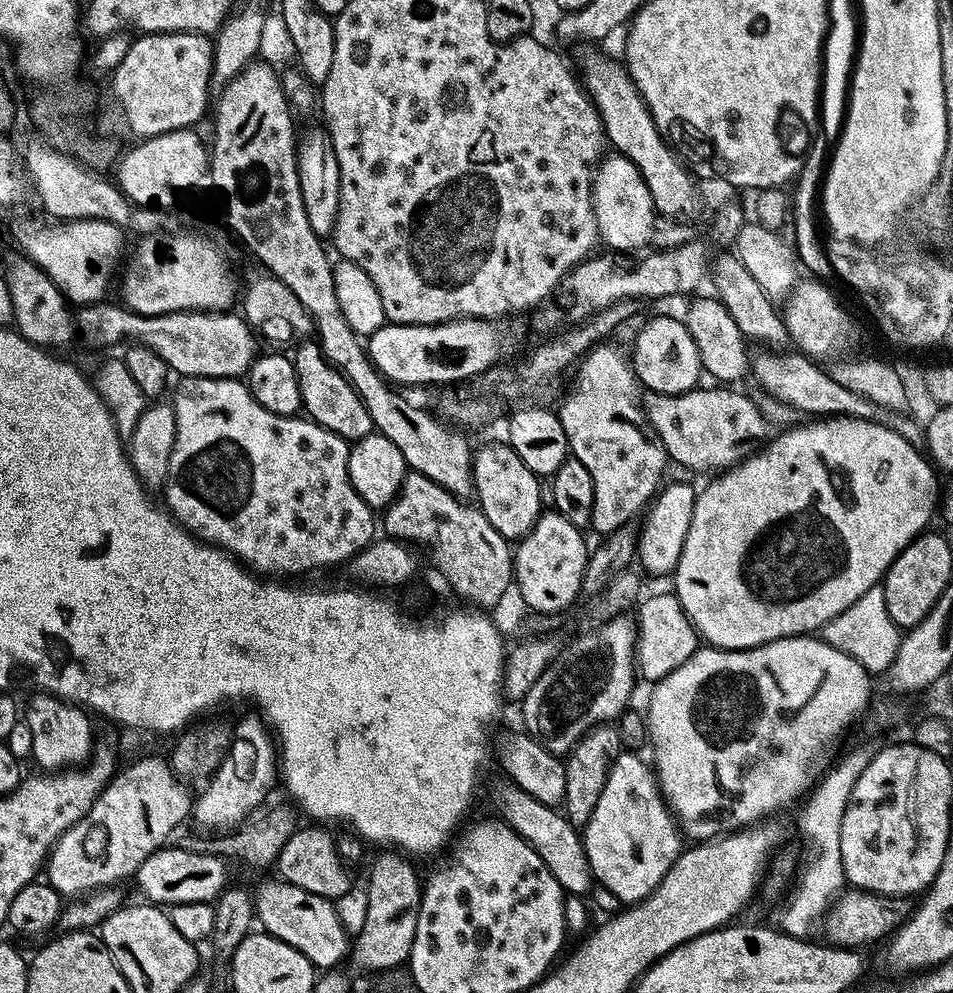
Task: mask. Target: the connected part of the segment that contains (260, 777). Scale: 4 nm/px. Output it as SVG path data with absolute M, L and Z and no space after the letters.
M253 714L234 729L230 755L193 805L193 819L210 832L232 832L245 825L260 810L280 776L278 748L267 723Z

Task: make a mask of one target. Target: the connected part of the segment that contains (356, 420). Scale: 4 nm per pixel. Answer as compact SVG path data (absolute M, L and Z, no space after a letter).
M319 343L302 345L297 350L296 356L294 355L294 363L304 398L303 409L315 423L321 424L326 430L338 434L349 442L365 440L367 436L373 435L372 418L362 398L356 393L355 386L348 381L339 368L324 357Z

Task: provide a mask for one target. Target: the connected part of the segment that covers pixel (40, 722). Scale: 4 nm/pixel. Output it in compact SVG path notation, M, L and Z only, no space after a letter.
M33 693L28 704L25 703L22 718L33 735L33 761L39 763L43 771L61 771L83 765L91 759L95 749L94 730L85 709L69 704L48 693Z

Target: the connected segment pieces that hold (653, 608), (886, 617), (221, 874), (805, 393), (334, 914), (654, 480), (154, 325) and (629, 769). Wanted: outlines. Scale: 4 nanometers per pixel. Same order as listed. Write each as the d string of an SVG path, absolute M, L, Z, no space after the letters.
M676 595L652 596L646 600L639 605L636 662L639 675L643 679L645 676L651 682L659 682L674 674L674 670L686 666L686 662L690 662L690 658L701 651L702 641Z
M878 587L858 598L858 602L850 606L850 610L838 614L834 622L825 626L822 639L830 646L842 650L842 654L854 658L854 662L862 665L867 672L884 674L896 661L902 629L894 622L894 618L890 618L890 610L886 610L886 594L883 587Z
M165 846L146 859L145 864L134 875L134 880L140 883L140 892L145 896L143 899L153 905L212 904L229 887L227 866L229 865L218 857L186 854L176 847Z
M762 350L755 353L751 361L751 375L756 375L755 383L759 387L781 400L782 403L794 407L801 414L813 412L816 418L835 418L837 416L853 416L856 420L879 421L882 409L874 401L852 393L850 389L834 382L827 371L814 359L809 359L796 350L773 351Z
M273 878L261 886L260 894L258 892L255 915L259 927L265 933L300 951L317 970L339 969L349 959L350 935L333 901L306 890L298 890L298 886L290 886L279 878Z
M610 347L593 348L580 360L574 372L576 373L574 388L564 400L565 410L576 412L576 416L568 417L566 414L560 416L562 430L566 430L568 435L571 455L578 462L582 462L586 470L590 470L590 478L594 480L594 510L590 528L591 531L601 532L601 537L604 538L627 529L631 525L628 523L655 501L665 483L664 471L670 468L668 452L648 429L648 418L641 404L642 385L637 379L633 361L627 355L624 357L618 349Z
M108 303L90 304L79 309L75 317L79 339L92 348L116 348L129 342L149 348L180 378L240 380L252 371L262 352L257 333L240 314L175 312L169 316L140 316L119 303Z
M617 756L597 809L582 831L584 849L599 887L601 884L610 895L617 896L624 906L647 900L685 851L680 836L682 829L660 791L655 771L636 756Z

